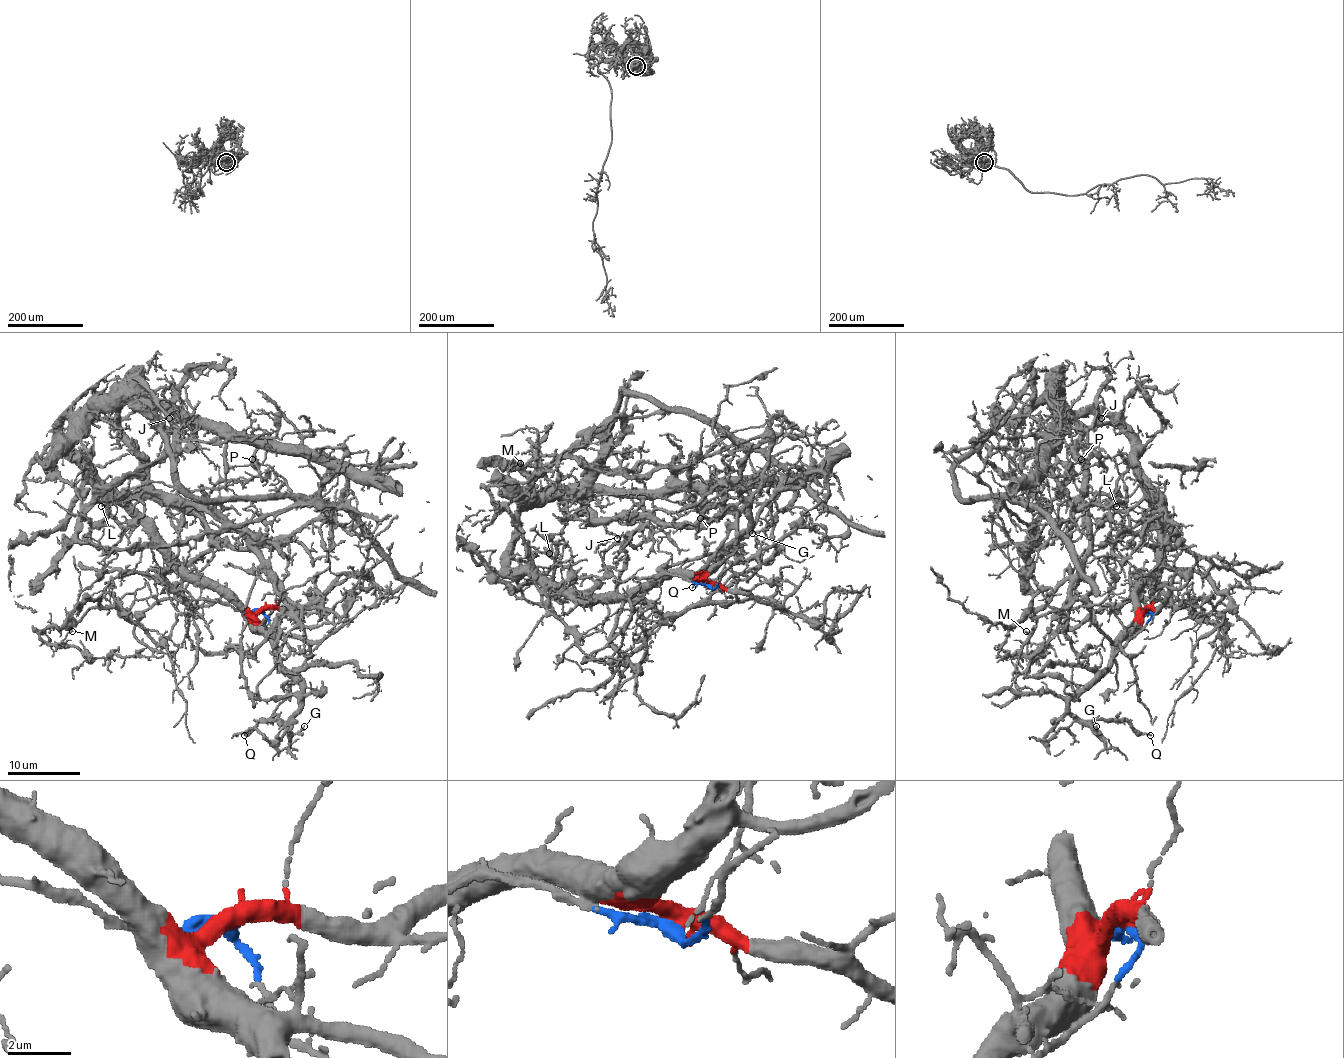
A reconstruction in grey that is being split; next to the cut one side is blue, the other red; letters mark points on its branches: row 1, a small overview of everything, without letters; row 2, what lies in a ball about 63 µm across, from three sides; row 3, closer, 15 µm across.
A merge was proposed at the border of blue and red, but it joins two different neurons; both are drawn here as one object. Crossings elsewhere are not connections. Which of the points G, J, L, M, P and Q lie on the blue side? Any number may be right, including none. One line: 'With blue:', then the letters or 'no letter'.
With blue: M

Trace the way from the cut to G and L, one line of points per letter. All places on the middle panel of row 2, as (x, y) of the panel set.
G: (710, 584), (704, 578), (706, 571), (748, 526), (748, 506), (742, 509), (737, 531), (744, 536), (751, 533)
L: (710, 584), (675, 575), (653, 576), (622, 596), (575, 600), (555, 582), (550, 553)

